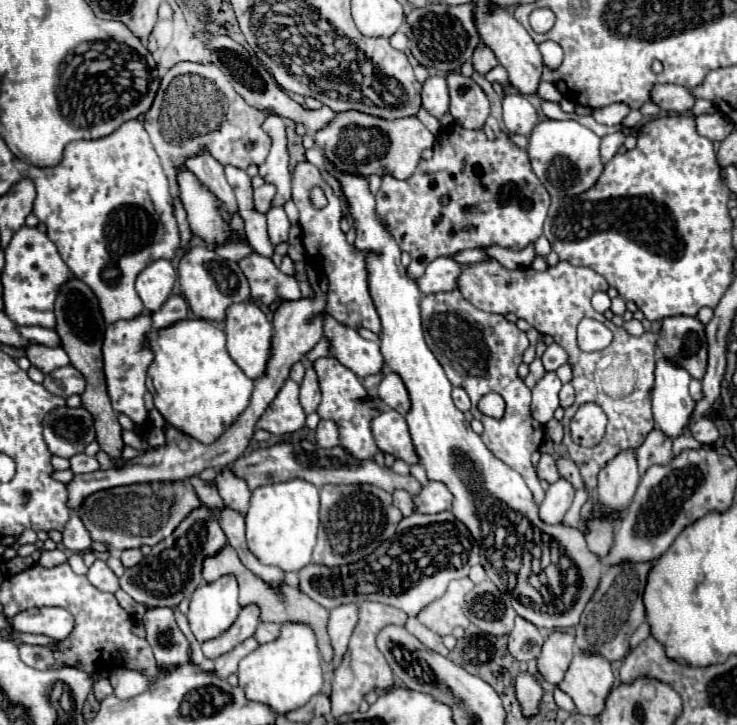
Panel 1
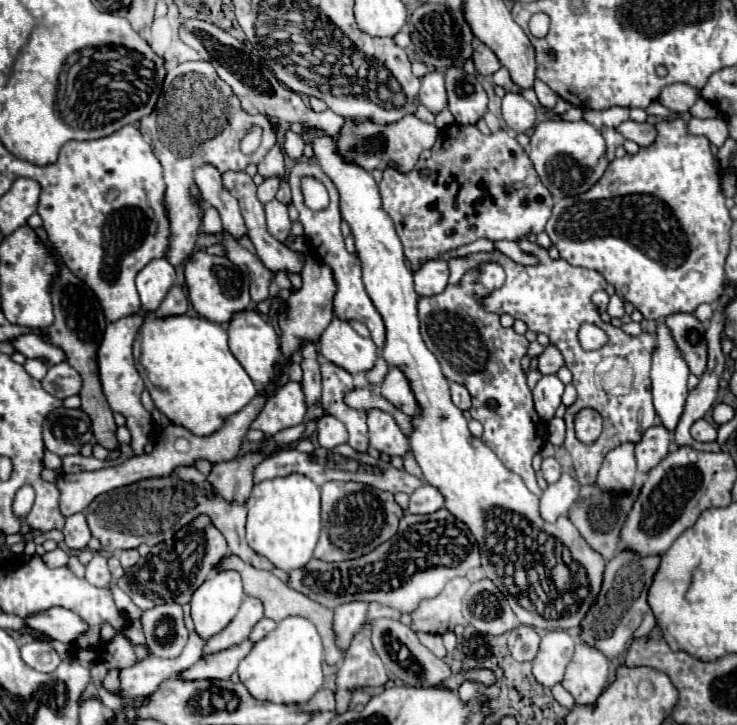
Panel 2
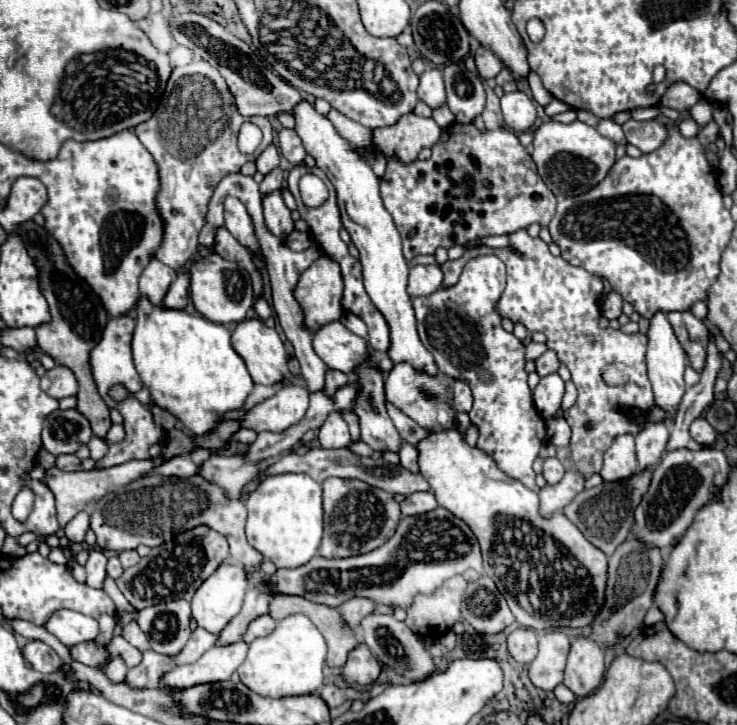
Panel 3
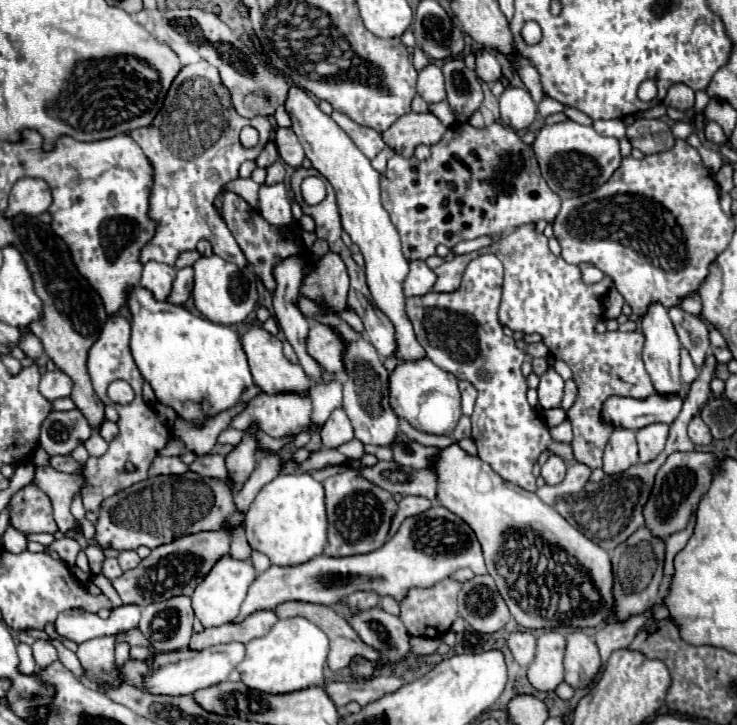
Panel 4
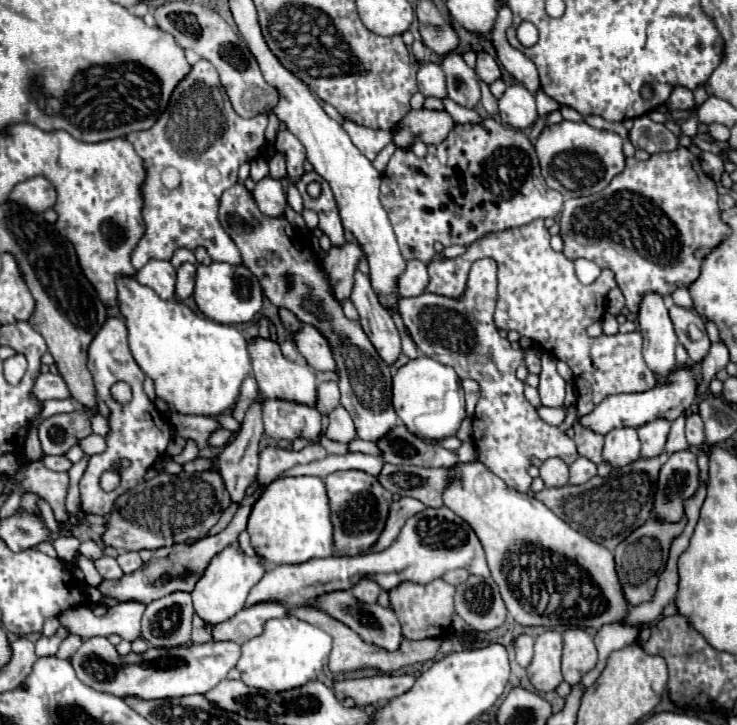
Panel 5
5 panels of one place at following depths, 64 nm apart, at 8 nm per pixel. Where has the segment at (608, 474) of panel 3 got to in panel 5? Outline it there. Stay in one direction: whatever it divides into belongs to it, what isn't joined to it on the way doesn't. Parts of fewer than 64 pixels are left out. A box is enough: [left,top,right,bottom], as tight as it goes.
[604,428,640,468]

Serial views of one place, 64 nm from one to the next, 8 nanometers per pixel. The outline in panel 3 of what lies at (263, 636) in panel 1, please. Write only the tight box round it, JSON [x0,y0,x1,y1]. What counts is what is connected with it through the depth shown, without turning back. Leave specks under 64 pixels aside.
[244,614,276,644]

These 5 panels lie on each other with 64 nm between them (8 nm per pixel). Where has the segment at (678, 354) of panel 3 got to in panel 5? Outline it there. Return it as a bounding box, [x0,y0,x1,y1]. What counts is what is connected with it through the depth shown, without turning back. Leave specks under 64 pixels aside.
[638,292,676,382]

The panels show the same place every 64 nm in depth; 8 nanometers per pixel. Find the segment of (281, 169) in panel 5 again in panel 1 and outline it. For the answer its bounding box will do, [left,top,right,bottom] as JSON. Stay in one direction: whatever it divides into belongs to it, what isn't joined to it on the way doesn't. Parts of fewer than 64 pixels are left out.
[254,184,274,212]

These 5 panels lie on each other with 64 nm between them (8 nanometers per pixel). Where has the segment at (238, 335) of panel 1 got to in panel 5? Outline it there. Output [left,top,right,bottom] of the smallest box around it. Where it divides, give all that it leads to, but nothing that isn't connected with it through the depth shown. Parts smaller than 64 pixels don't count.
[248,338,316,404]

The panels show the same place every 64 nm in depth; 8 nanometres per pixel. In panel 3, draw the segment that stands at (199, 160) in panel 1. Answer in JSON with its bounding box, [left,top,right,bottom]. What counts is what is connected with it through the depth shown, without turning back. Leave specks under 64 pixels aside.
[224,196,260,252]

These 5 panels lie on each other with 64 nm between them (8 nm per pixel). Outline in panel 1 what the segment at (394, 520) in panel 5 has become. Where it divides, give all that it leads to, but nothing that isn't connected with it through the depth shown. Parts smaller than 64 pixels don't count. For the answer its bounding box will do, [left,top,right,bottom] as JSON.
[414,482,452,514]

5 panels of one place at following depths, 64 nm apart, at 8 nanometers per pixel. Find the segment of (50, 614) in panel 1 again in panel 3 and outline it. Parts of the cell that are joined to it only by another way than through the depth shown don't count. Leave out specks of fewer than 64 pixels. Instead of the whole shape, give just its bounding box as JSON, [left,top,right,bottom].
[44,610,98,646]

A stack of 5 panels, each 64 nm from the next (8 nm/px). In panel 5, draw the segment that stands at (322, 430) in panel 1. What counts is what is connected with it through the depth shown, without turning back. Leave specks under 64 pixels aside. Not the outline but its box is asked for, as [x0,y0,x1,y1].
[326,406,356,442]

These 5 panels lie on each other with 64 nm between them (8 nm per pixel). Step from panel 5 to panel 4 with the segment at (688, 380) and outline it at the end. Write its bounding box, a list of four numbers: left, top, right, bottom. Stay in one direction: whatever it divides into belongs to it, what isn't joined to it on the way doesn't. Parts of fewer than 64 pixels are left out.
[604,394,682,430]

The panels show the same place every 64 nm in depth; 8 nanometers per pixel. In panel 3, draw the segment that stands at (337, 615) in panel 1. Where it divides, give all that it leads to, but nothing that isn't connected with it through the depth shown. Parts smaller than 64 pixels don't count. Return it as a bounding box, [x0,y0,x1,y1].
[340,598,374,632]

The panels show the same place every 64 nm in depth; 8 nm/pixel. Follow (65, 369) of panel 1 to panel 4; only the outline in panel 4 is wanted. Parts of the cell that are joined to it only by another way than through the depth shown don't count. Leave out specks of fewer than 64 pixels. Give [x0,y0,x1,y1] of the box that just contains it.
[40,370,72,400]

